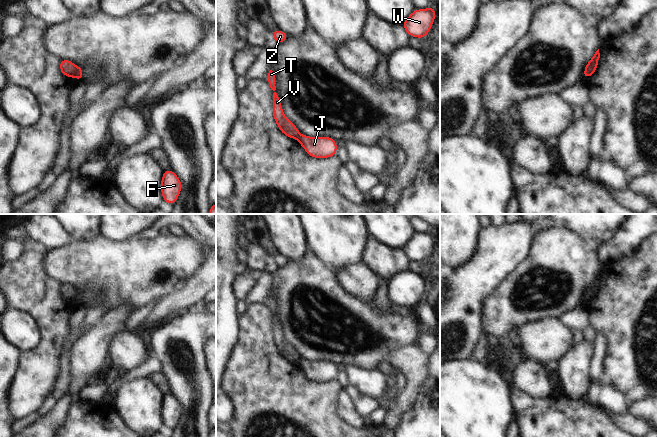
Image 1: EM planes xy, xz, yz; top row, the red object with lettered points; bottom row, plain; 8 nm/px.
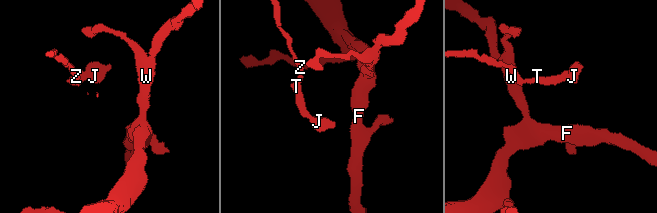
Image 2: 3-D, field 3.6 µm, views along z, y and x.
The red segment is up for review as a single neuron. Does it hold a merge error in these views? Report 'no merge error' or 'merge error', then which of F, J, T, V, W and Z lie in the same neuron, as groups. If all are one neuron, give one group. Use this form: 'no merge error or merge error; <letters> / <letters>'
merge error; F T V W Z / J

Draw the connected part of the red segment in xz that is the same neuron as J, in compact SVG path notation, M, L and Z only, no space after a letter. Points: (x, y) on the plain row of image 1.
M300 359L297 364L311 381L325 383L336 380L338 370L332 361L309 361L307 359Z

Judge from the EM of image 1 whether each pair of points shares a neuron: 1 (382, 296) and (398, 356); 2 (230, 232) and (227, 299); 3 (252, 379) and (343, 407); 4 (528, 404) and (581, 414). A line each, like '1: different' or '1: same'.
1: different
2: same
3: different
4: same

